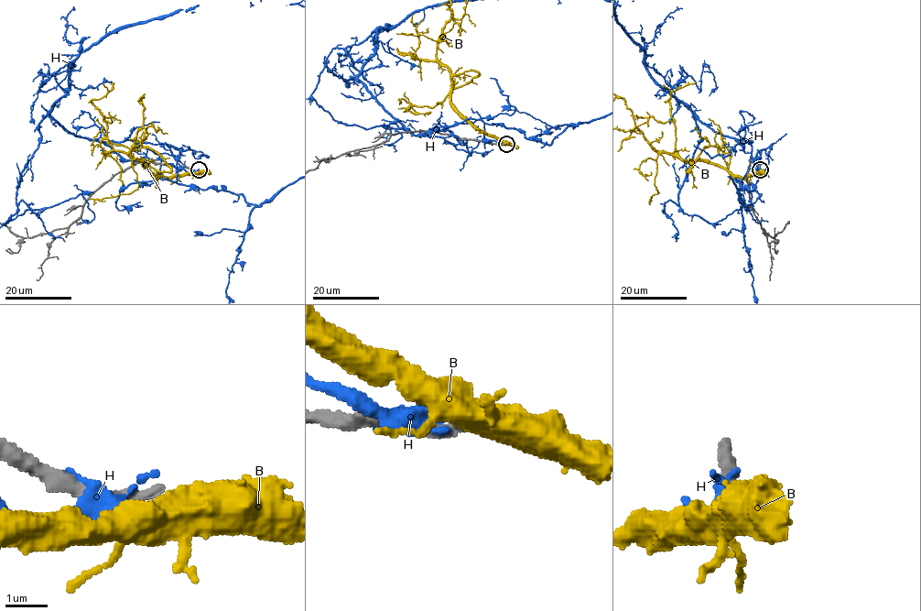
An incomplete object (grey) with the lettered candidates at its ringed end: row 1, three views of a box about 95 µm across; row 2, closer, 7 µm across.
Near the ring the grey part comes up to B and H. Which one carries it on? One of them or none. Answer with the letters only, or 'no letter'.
no letter

